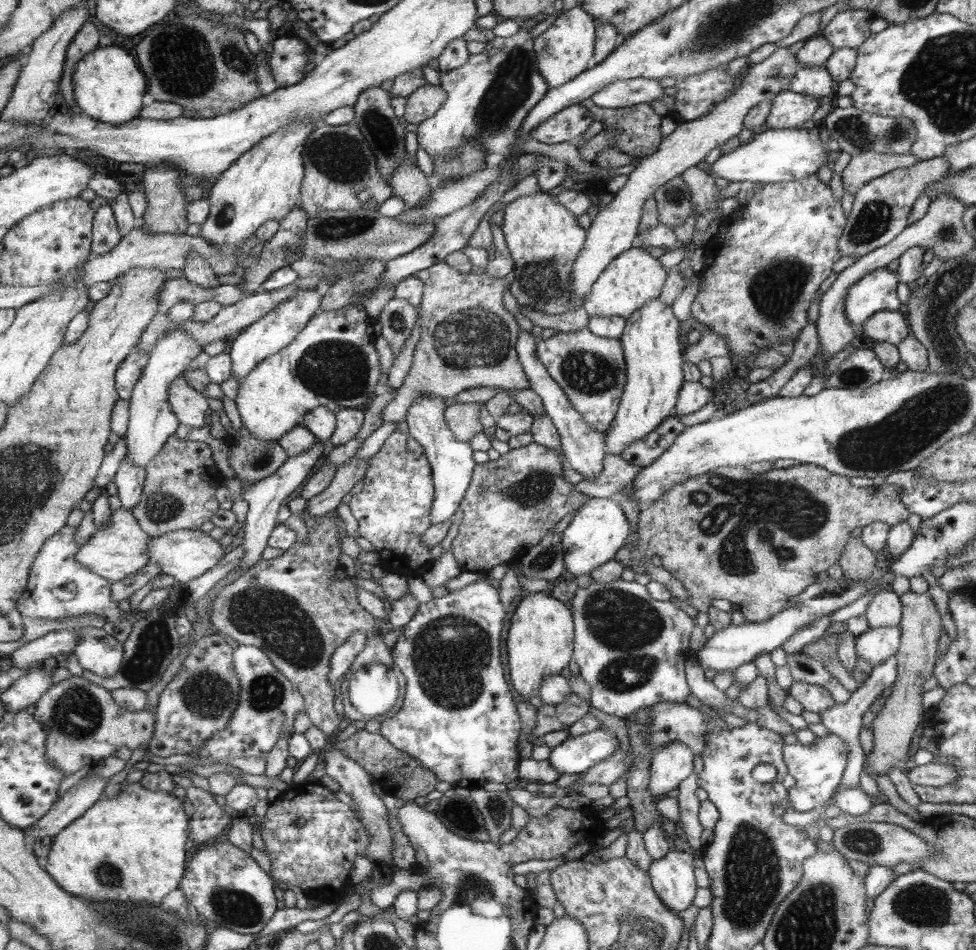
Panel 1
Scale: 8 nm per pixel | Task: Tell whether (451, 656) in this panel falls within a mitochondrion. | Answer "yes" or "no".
yes

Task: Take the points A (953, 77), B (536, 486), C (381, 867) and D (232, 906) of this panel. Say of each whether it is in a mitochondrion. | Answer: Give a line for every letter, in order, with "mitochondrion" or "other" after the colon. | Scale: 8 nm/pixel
A: mitochondrion
B: mitochondrion
C: other
D: mitochondrion

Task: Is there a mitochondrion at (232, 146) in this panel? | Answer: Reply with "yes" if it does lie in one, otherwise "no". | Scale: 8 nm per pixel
no

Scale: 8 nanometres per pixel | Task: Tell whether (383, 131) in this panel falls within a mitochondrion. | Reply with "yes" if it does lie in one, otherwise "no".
yes

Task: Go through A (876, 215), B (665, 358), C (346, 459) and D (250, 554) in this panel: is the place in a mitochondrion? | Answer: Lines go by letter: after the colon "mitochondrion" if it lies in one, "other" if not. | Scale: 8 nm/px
A: mitochondrion
B: other
C: other
D: other

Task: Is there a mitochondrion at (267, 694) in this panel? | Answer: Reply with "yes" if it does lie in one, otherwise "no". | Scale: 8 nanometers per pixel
yes

